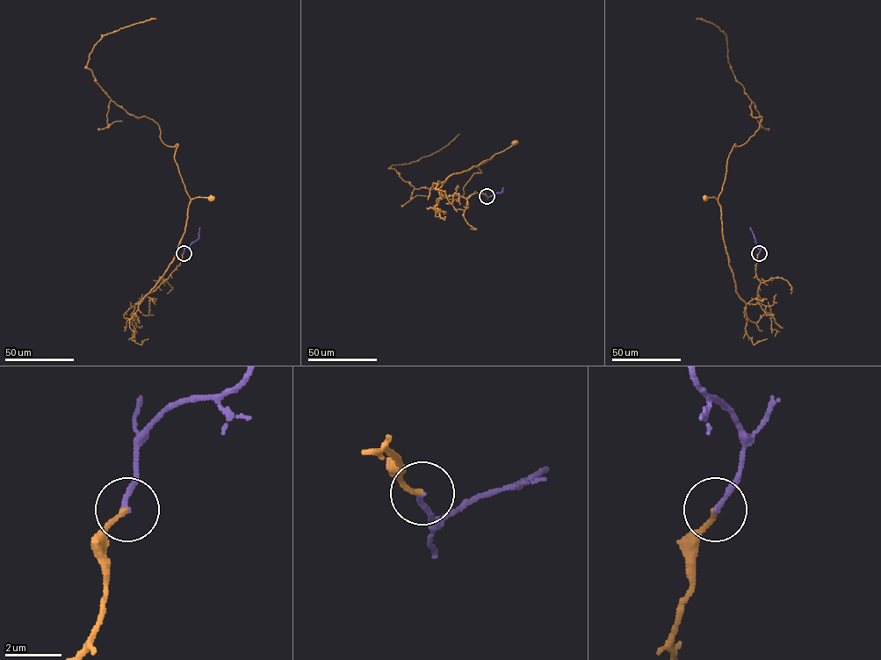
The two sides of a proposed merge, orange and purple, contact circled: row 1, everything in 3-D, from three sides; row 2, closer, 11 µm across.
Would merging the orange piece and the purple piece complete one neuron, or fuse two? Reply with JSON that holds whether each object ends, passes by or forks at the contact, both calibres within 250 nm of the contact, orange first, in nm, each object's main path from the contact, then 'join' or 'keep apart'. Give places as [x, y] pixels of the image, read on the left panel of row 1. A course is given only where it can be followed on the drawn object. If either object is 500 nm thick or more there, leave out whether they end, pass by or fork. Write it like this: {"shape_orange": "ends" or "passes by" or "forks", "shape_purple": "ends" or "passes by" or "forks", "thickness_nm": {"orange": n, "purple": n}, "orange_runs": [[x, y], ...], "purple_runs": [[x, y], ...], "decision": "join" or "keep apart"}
{"shape_orange": "ends", "shape_purple": "ends", "thickness_nm": {"orange": 160, "purple": 190}, "orange_runs": [[184, 253], [180, 264], [168, 278], [134, 304], [149, 292], [172, 262], [184, 231], [190, 201], [211, 198]], "purple_runs": [[184, 253], [198, 238], [199, 228]], "decision": "join"}

